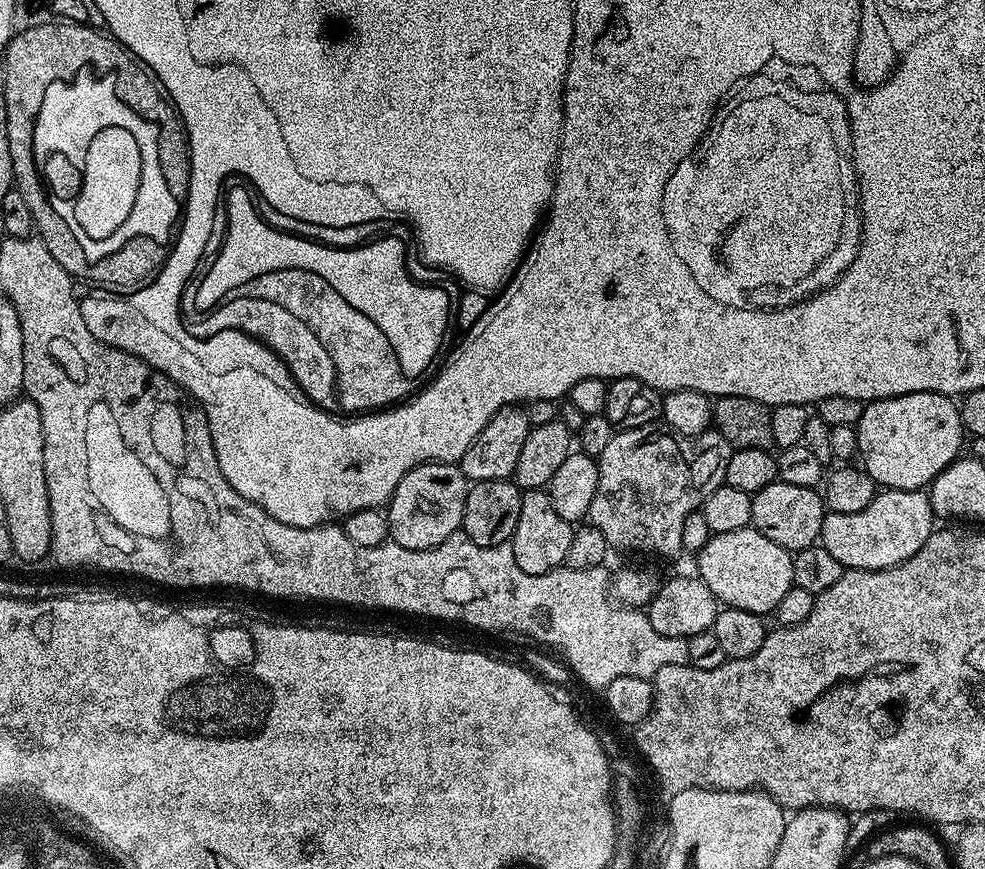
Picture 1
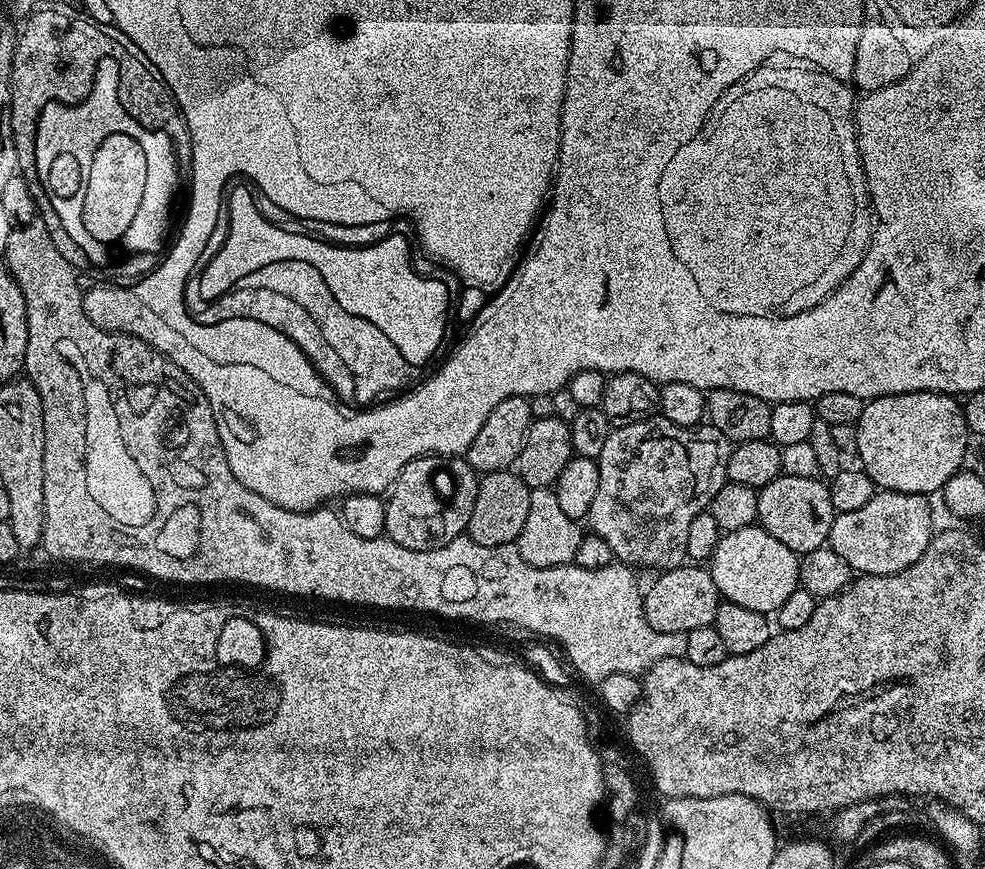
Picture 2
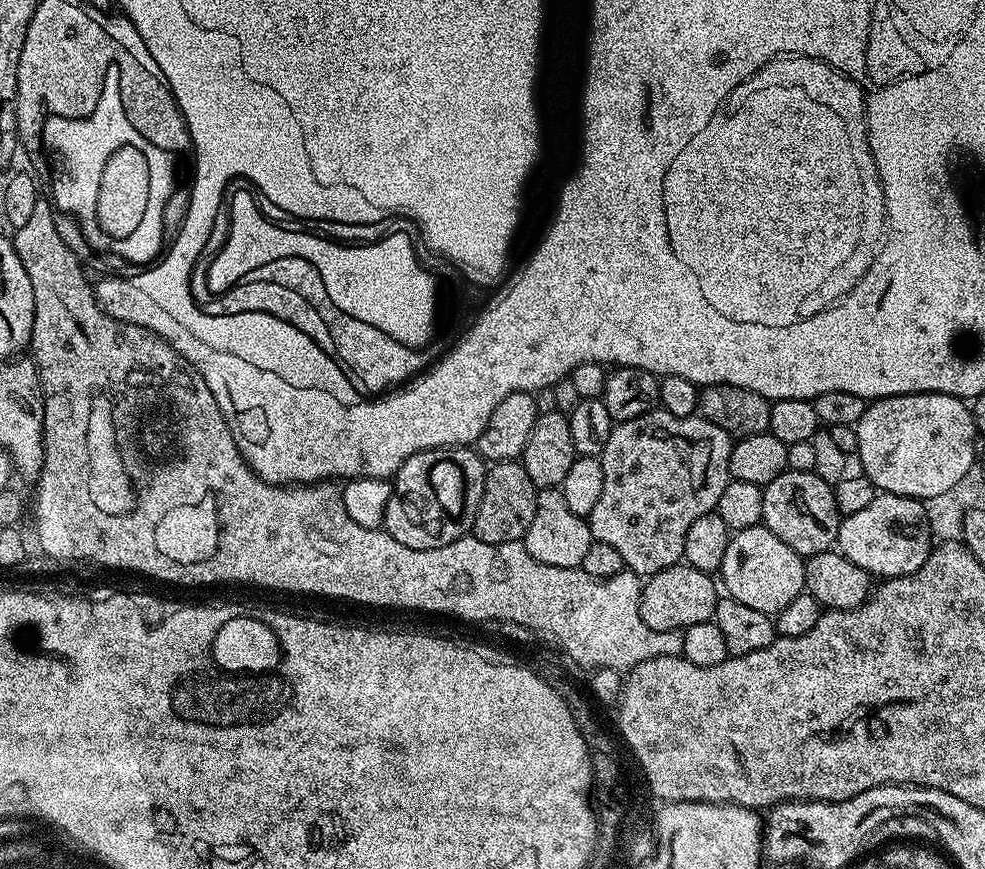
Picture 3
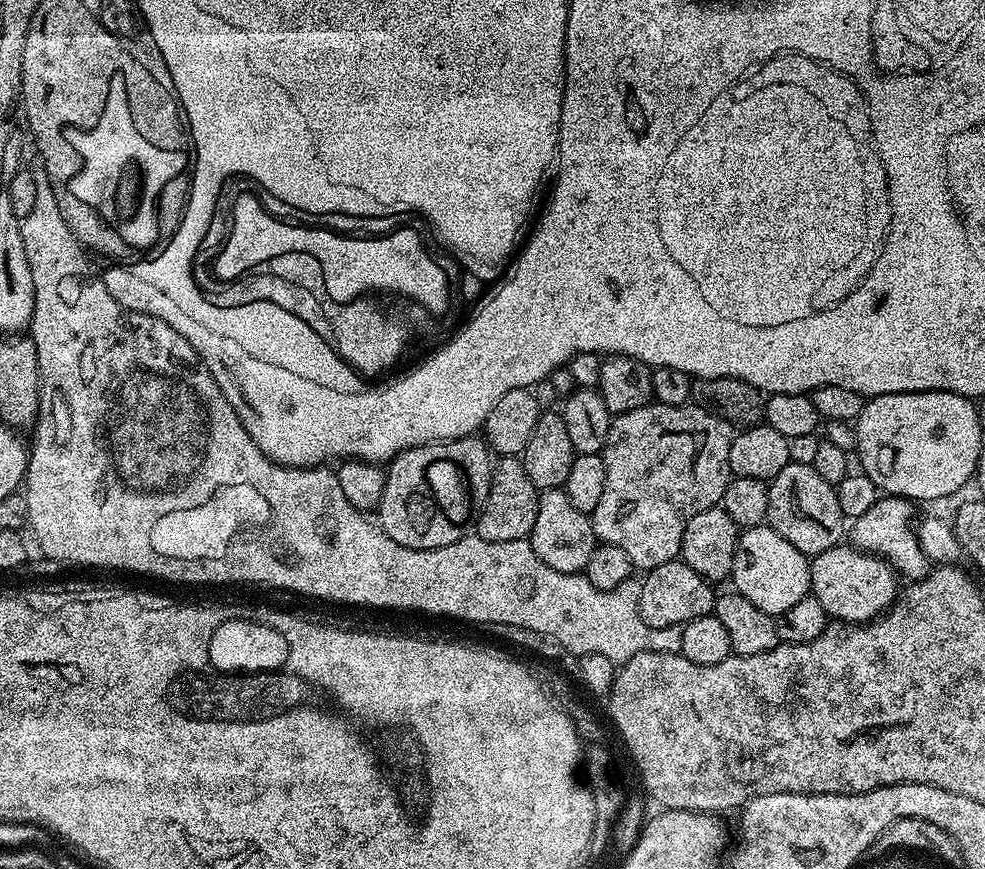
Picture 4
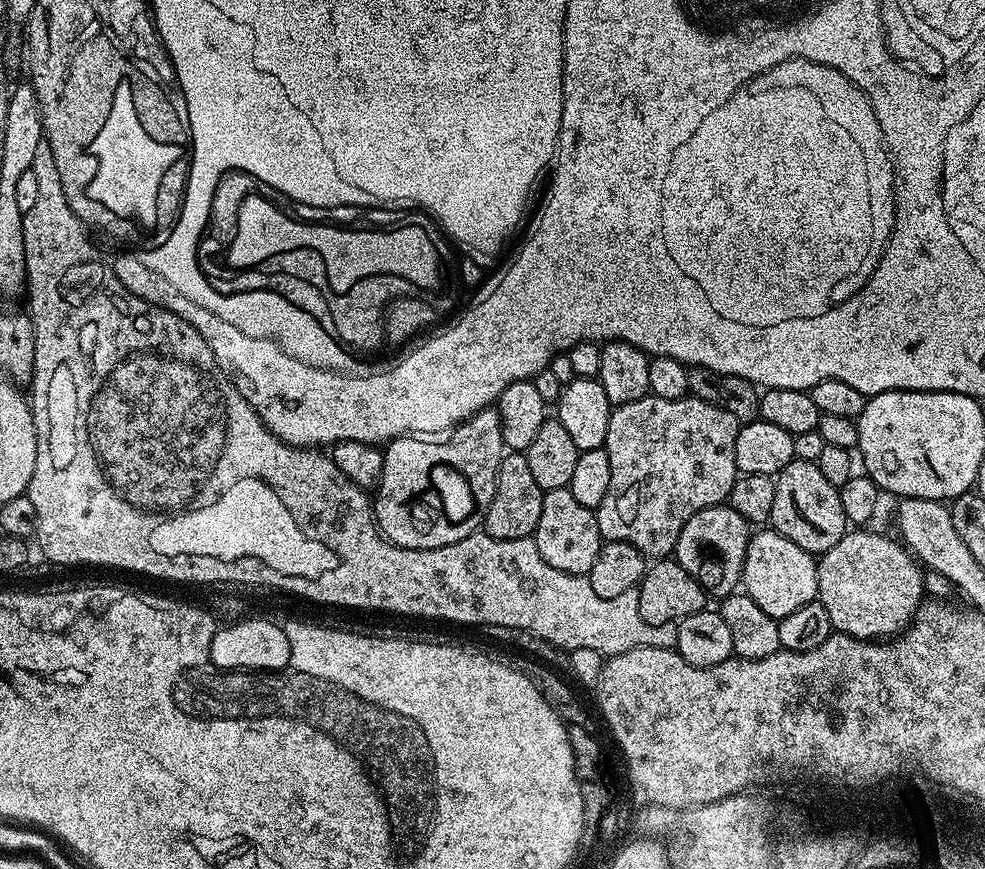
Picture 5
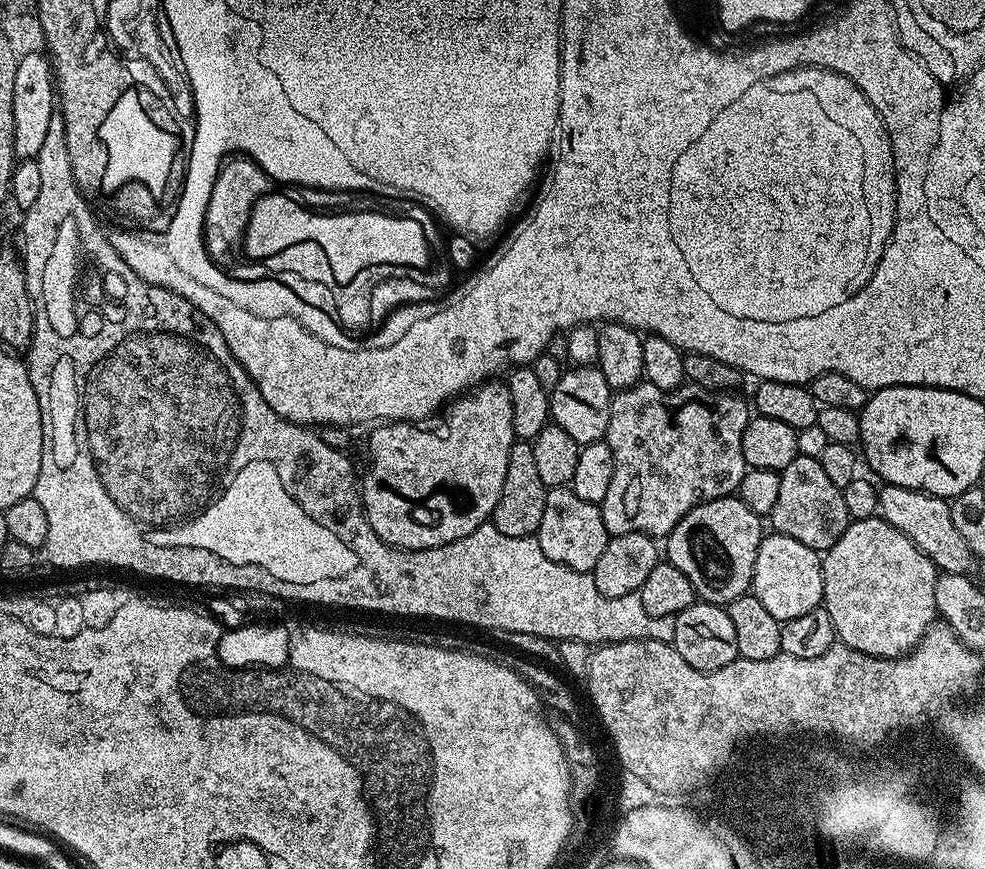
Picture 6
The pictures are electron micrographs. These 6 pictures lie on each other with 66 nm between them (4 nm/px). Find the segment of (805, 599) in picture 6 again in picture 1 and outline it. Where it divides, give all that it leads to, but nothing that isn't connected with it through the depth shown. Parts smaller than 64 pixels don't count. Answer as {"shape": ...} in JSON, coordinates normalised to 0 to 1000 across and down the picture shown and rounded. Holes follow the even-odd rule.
{"shape":[[[765,606],[741,610],[741,614],[724,614],[717,628],[706,641],[711,667],[721,674],[732,696],[761,702],[773,707],[787,705],[790,693],[805,677],[805,636],[798,634],[790,624],[782,624],[778,614]]]}

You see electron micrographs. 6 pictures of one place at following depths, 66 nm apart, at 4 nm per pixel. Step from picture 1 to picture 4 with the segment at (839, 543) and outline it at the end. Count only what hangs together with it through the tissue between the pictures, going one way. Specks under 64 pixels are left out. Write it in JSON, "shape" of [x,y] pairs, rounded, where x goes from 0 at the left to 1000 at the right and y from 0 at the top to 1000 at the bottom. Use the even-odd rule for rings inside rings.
{"shape":[[[892,572],[887,582],[864,602],[861,612],[864,627],[901,644],[915,664],[926,663],[922,665],[931,667],[942,662],[946,648],[930,617],[926,598],[928,585],[929,581],[918,572]]]}

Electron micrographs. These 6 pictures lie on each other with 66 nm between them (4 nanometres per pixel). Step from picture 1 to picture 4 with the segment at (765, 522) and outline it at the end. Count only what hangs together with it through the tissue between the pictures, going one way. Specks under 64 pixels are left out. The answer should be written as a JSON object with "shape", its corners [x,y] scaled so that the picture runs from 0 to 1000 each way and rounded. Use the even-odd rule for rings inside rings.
{"shape":[[[800,533],[782,554],[780,567],[782,582],[779,606],[794,614],[802,628],[810,628],[816,640],[829,640],[835,638],[835,633],[843,633],[854,625],[859,612],[859,596],[855,591],[855,582],[851,582],[849,563],[843,555],[839,555],[839,550],[835,550],[835,545],[826,542],[823,534]]]}

